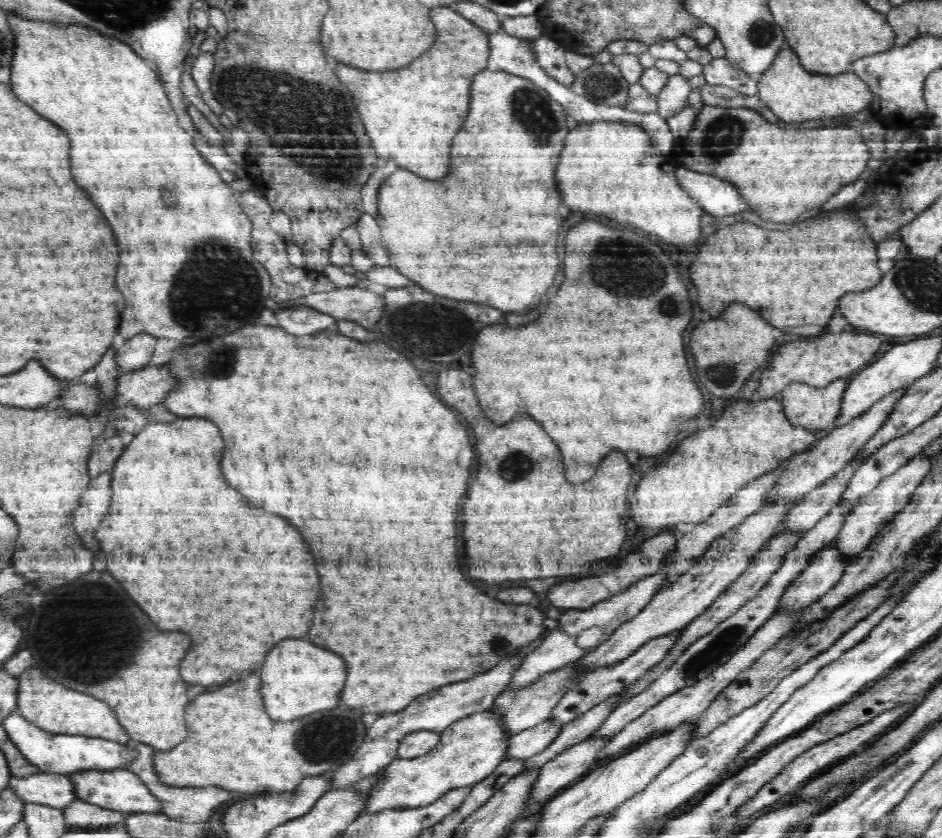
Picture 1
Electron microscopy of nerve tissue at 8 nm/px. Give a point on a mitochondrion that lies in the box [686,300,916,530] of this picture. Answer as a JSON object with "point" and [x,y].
{"point":[720,374]}

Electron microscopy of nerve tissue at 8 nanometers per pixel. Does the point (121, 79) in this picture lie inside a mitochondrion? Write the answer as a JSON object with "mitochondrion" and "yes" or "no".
{"mitochondrion":"no"}

